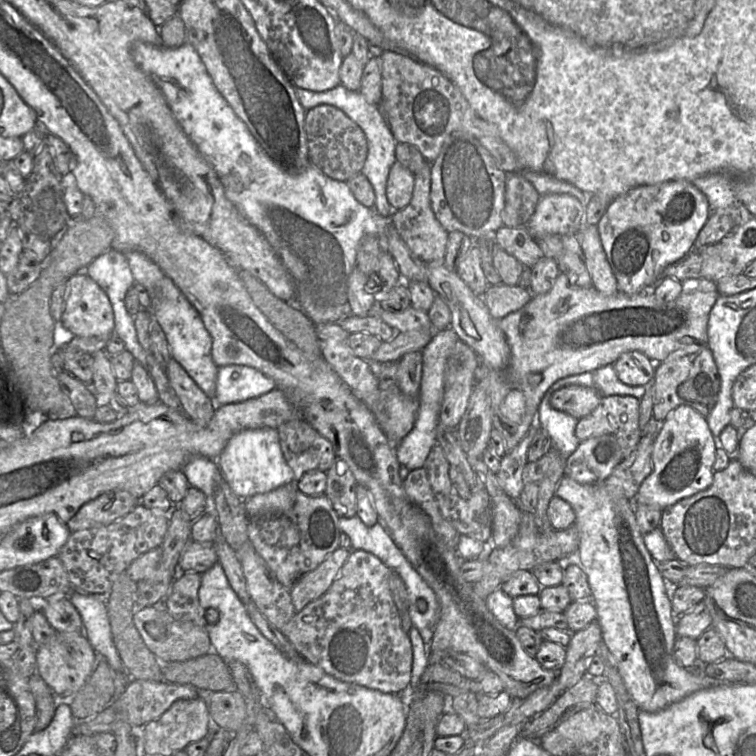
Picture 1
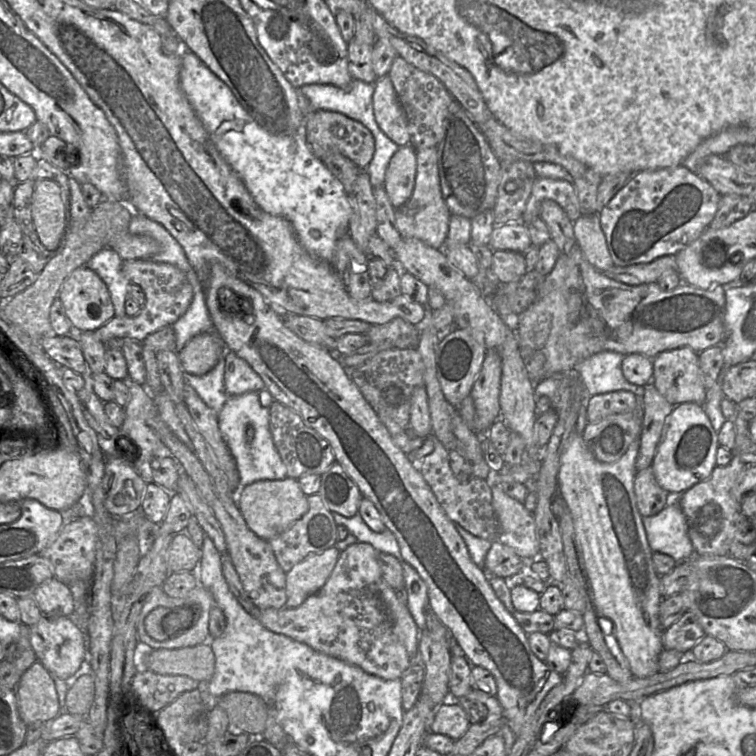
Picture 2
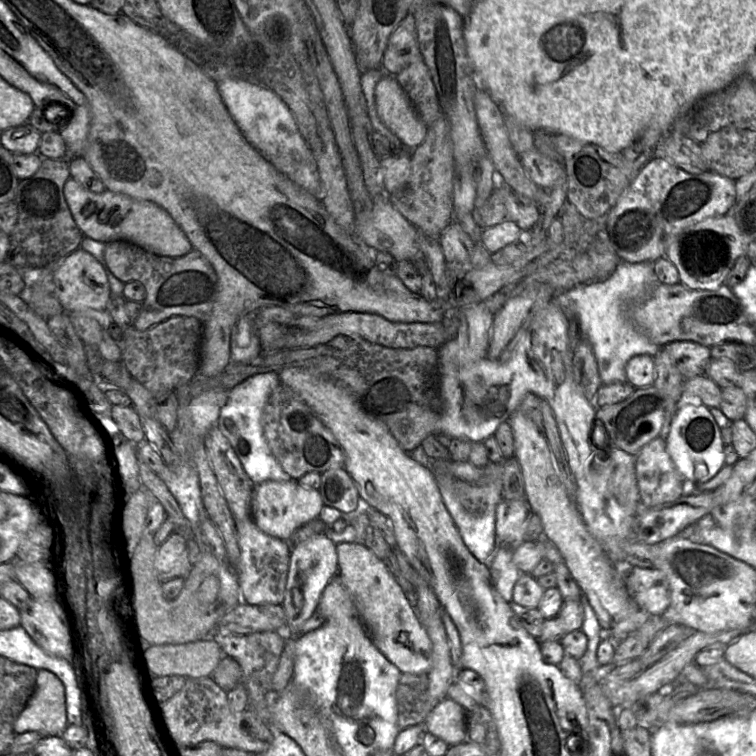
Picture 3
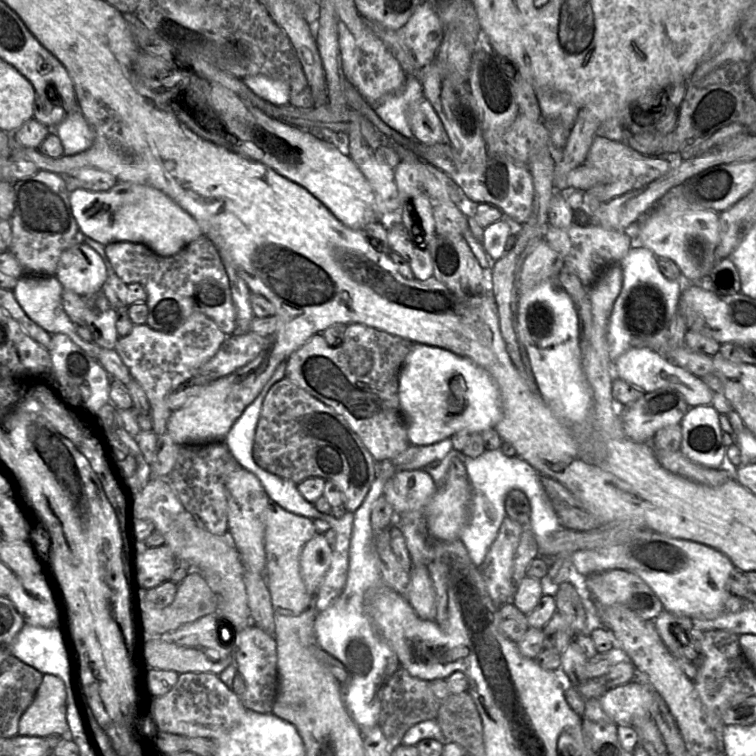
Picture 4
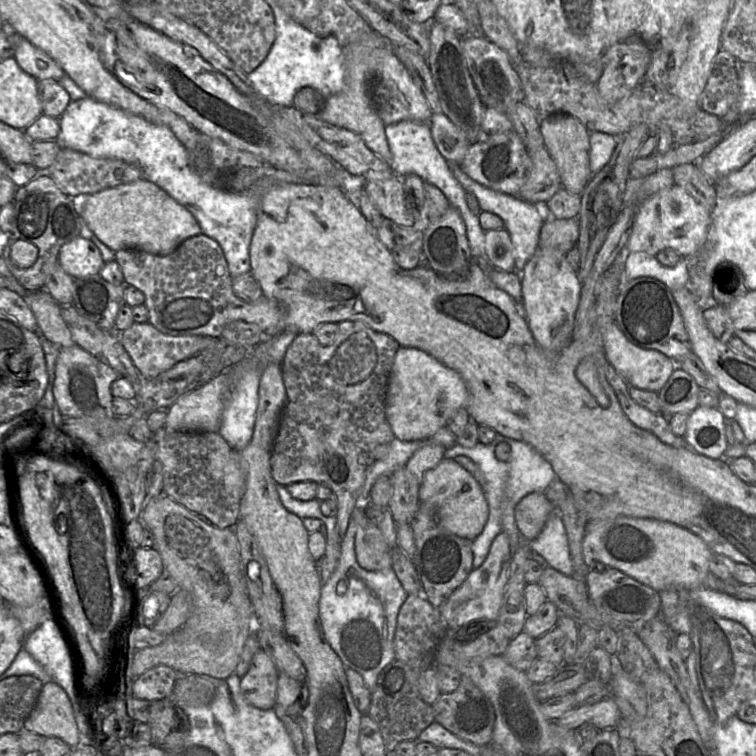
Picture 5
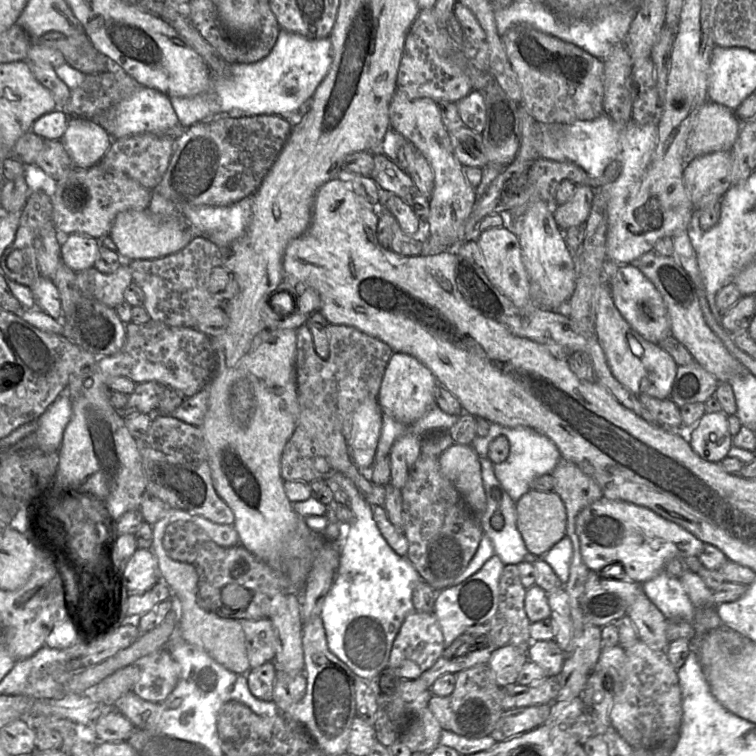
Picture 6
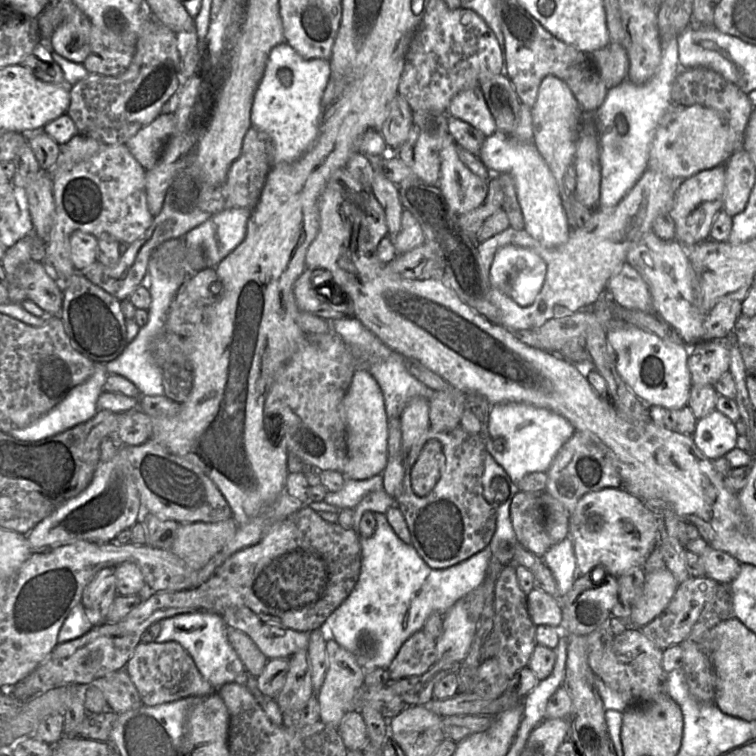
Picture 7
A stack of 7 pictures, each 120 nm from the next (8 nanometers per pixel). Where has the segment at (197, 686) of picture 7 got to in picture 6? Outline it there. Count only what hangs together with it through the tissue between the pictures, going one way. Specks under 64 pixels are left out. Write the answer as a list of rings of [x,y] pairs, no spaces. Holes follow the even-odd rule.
[[[167,647],[142,657],[143,666],[132,691],[143,700],[161,703],[171,694],[180,676],[180,667]]]

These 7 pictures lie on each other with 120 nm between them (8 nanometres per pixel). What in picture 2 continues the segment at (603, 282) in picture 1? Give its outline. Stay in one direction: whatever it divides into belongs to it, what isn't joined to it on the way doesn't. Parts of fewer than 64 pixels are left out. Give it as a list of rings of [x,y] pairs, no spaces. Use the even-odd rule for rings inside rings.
[[[582,215],[572,224],[576,243],[585,259],[599,272],[603,273],[611,268],[614,264],[598,215]]]

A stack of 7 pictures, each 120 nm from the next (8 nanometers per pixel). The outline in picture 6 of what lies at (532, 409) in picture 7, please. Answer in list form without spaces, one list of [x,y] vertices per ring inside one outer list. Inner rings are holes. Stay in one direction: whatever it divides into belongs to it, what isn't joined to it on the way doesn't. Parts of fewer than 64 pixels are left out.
[[[490,423],[486,436],[476,436],[472,444],[488,444],[496,434],[507,437],[510,444],[510,453],[507,459],[499,464],[493,464],[497,479],[502,488],[509,494],[514,503],[529,490],[532,482],[544,475],[551,474],[561,458],[556,445],[545,435],[527,427],[506,427],[497,423]]]

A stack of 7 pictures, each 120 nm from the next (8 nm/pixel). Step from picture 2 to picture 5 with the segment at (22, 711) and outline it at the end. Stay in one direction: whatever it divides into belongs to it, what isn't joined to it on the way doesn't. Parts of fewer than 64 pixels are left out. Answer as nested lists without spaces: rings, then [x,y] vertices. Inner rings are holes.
[[[55,682],[42,686],[36,705],[22,729],[43,737],[60,738],[72,749],[80,743],[73,705],[67,693]]]

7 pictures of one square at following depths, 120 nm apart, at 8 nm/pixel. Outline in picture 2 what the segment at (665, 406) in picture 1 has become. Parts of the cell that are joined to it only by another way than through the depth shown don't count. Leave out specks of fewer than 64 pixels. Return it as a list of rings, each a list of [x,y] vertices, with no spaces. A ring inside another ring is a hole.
[[[682,347],[661,352],[652,359],[651,382],[671,405],[687,402],[704,404],[707,390],[698,355],[692,349]]]

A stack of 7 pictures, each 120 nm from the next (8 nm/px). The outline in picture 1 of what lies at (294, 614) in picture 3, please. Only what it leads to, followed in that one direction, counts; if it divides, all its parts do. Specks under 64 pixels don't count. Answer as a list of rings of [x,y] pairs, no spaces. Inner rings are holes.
[[[338,547],[314,570],[300,577],[290,589],[296,612],[321,597],[330,588],[349,554],[349,550]]]

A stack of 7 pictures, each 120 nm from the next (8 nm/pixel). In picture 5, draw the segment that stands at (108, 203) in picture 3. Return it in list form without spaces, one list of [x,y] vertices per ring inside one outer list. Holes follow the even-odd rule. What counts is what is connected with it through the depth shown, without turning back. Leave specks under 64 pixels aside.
[[[146,179],[93,194],[80,194],[72,198],[72,203],[88,229],[114,252],[137,249],[167,256],[183,241],[201,233],[198,222],[184,206]]]

